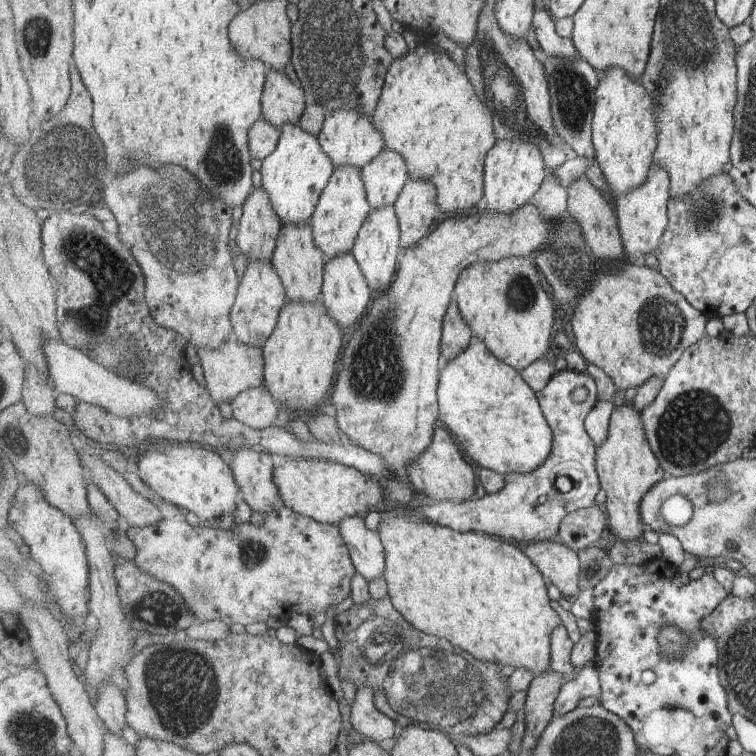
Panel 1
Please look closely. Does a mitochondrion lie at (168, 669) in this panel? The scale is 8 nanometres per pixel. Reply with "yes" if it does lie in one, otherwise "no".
yes

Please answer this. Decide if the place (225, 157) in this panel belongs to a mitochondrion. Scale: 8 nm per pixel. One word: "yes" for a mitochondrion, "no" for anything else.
yes

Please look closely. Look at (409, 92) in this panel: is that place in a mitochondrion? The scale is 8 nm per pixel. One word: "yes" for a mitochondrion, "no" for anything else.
no

